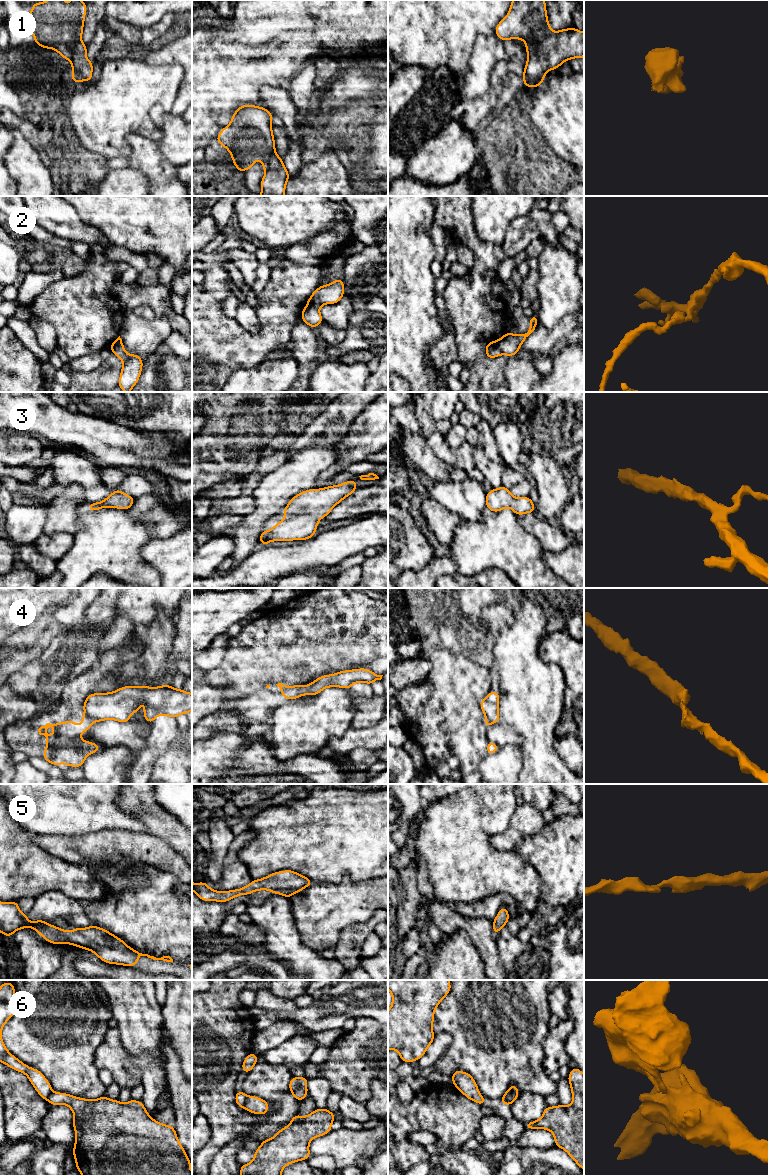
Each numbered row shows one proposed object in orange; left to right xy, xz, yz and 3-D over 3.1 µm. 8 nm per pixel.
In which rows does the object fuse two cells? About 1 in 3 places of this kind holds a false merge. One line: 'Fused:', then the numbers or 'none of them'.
Fused: 1, 2, 4, 6

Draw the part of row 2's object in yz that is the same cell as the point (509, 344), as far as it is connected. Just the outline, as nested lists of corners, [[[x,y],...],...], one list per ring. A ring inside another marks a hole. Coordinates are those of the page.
[[[533,315],[530,320],[530,326],[527,333],[523,333],[520,335],[513,335],[510,331],[508,331],[505,335],[503,335],[499,340],[497,340],[497,344],[502,352],[502,354],[507,356],[513,356],[518,354],[519,348],[525,339],[535,330],[538,322],[537,315]]]

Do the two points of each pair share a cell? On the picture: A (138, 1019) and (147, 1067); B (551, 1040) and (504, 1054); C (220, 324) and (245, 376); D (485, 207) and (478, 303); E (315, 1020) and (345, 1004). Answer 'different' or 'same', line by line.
A: same
B: different
C: different
D: different
E: same

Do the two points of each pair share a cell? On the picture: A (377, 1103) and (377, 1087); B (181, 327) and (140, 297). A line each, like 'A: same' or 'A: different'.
A: same
B: same

